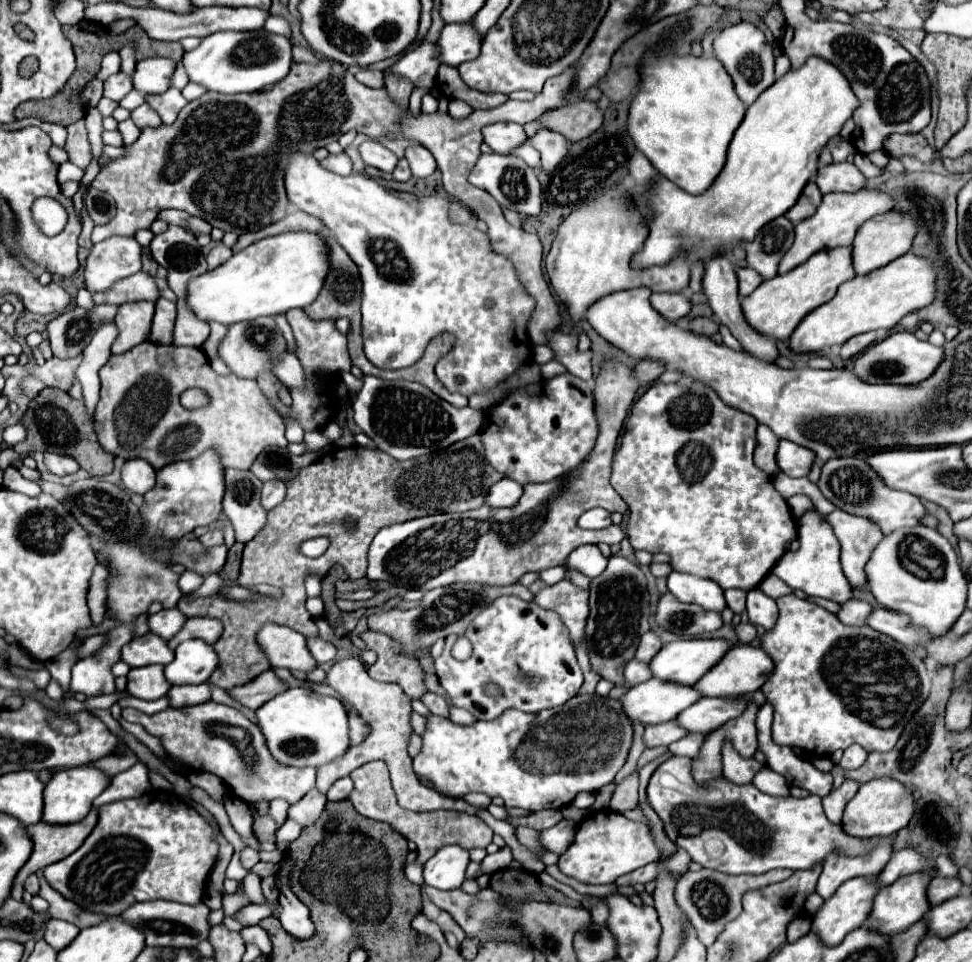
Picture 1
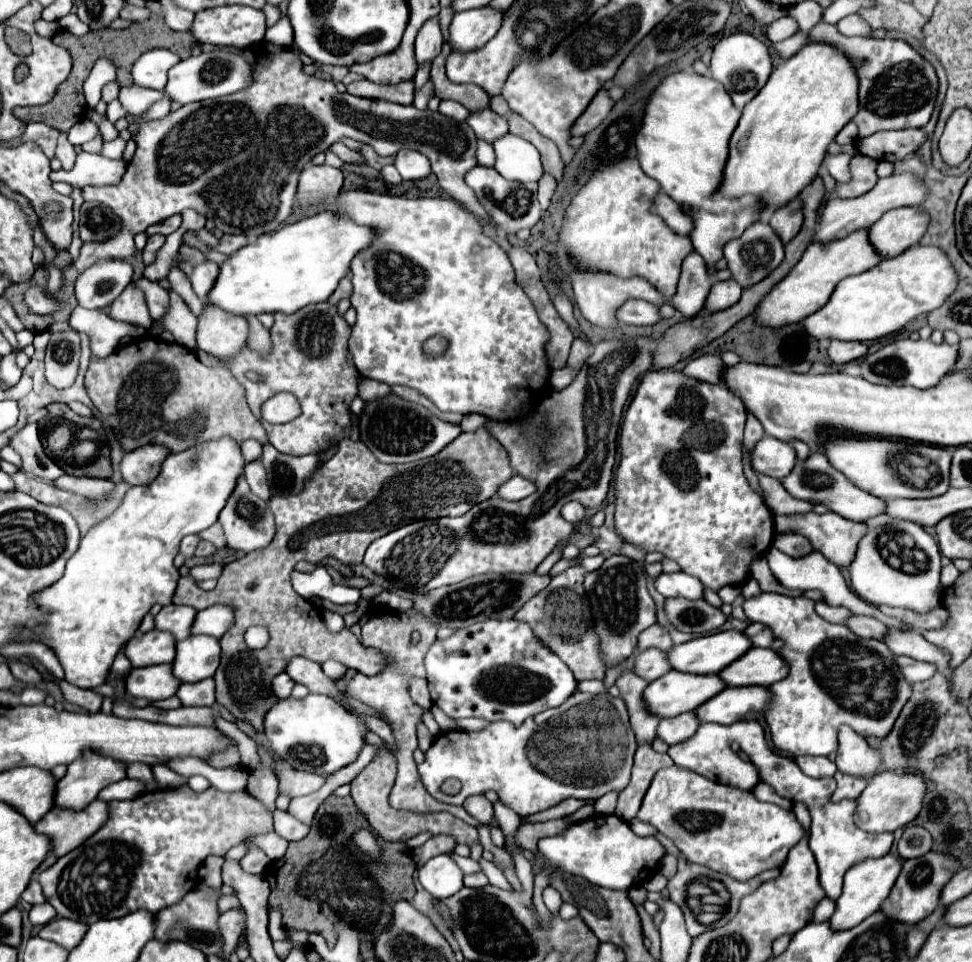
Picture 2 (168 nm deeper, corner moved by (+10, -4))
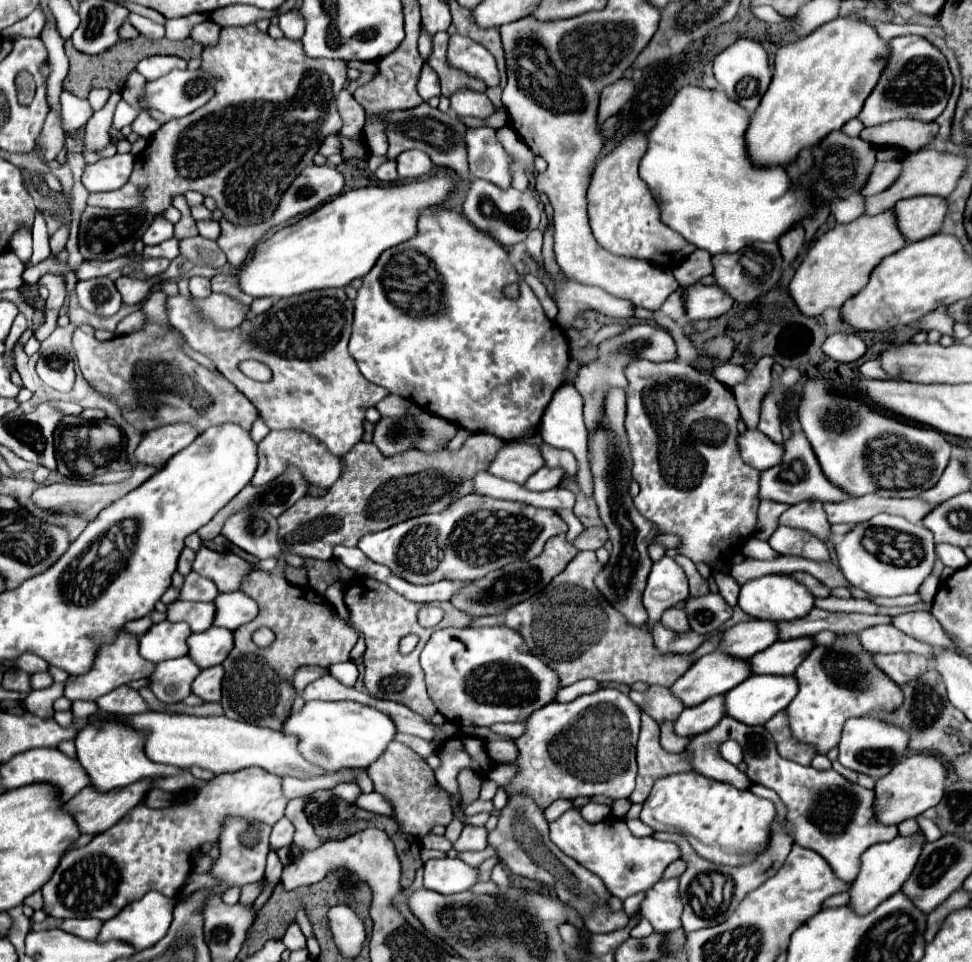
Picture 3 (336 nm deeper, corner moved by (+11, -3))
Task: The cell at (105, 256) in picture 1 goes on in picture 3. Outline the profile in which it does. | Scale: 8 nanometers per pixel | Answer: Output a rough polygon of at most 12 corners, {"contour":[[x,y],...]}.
{"contour":[[108,276],[76,284],[80,306],[112,316],[122,306]]}

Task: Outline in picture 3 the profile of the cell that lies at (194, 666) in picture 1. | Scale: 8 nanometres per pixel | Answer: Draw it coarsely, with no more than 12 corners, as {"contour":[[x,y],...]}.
{"contour":[[212,626],[188,638],[188,656],[204,670],[222,664],[234,632]]}

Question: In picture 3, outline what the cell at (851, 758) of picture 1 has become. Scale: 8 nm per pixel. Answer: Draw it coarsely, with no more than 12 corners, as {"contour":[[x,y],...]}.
{"contour":[[876,716],[850,718],[838,760],[878,780],[910,734]]}

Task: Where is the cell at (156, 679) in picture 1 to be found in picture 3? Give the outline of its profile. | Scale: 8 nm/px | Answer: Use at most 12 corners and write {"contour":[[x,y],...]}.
{"contour":[[188,656],[156,664],[150,690],[166,704],[192,694],[200,668]]}

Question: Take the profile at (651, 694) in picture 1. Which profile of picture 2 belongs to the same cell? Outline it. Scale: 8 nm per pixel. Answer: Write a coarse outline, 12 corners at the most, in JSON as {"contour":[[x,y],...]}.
{"contour":[[669,671],[643,691],[657,717],[695,711],[723,689],[717,675]]}

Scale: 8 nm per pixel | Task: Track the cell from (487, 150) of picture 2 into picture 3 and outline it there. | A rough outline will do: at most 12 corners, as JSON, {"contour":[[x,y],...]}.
{"contour":[[468,128],[470,176],[512,186],[512,158],[494,128]]}

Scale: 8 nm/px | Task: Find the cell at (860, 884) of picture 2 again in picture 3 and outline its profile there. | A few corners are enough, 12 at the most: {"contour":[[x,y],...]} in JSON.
{"contour":[[924,832],[898,834],[862,854],[850,906],[872,912],[912,874]]}

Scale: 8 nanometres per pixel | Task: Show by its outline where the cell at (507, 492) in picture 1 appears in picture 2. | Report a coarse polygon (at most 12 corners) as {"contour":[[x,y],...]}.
{"contour":[[513,475],[497,489],[497,497],[519,501],[535,485],[519,475]]}

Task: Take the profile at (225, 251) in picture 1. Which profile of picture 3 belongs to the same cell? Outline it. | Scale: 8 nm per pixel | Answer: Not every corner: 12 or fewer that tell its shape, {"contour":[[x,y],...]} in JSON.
{"contour":[[190,278],[190,294],[194,298],[210,296],[210,278]]}

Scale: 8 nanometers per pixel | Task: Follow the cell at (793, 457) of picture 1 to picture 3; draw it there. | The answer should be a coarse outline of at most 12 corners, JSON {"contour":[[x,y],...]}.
{"contour":[[758,430],[738,436],[740,458],[756,470],[782,460],[782,446]]}

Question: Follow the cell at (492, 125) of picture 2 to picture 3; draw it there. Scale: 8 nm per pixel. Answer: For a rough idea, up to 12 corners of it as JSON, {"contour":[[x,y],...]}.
{"contour":[[462,88],[450,96],[458,116],[488,118],[494,104],[484,92]]}

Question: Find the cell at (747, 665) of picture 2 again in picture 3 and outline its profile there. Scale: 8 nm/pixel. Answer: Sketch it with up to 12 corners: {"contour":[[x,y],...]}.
{"contour":[[812,636],[776,642],[750,660],[754,674],[788,676],[816,646]]}

